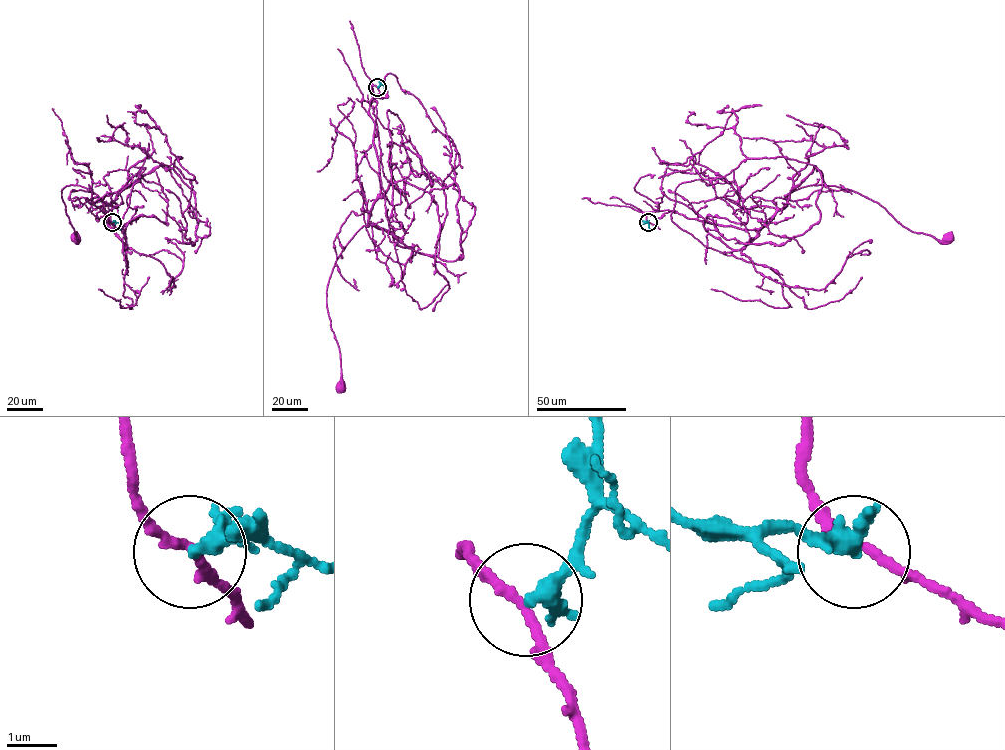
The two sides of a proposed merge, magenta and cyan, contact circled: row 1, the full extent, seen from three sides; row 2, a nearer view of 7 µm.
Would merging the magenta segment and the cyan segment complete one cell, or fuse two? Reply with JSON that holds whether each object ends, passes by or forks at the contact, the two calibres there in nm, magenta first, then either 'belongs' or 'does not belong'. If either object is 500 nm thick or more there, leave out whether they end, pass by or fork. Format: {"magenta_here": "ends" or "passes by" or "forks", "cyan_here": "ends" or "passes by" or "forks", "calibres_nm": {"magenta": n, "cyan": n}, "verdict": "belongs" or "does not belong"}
{"magenta_here": "passes by", "cyan_here": "passes by", "calibres_nm": {"magenta": 180, "cyan": 280}, "verdict": "does not belong"}

